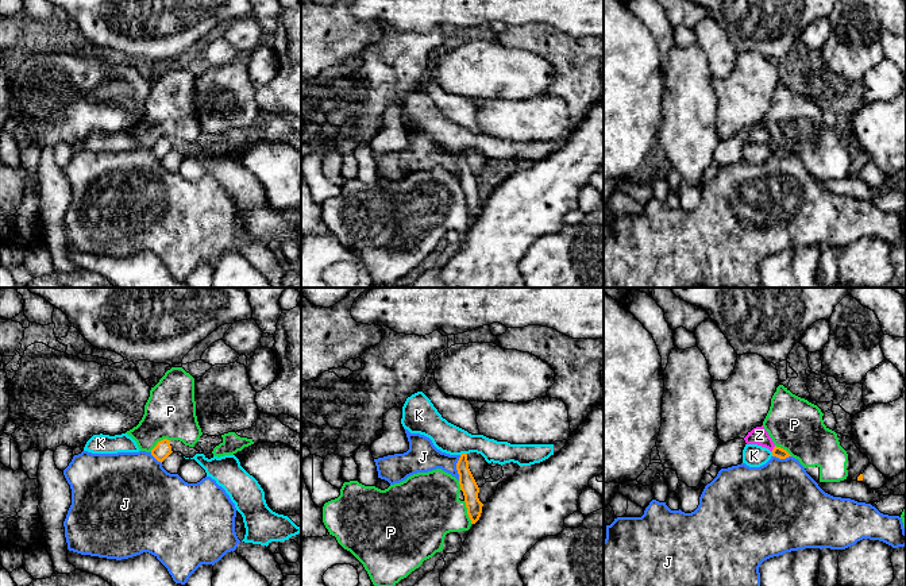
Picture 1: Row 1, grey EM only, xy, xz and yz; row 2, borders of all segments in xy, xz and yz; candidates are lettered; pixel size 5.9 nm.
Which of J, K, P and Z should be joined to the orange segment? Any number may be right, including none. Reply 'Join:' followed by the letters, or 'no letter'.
Join: Z

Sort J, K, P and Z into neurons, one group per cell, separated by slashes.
J / K / P / Z

